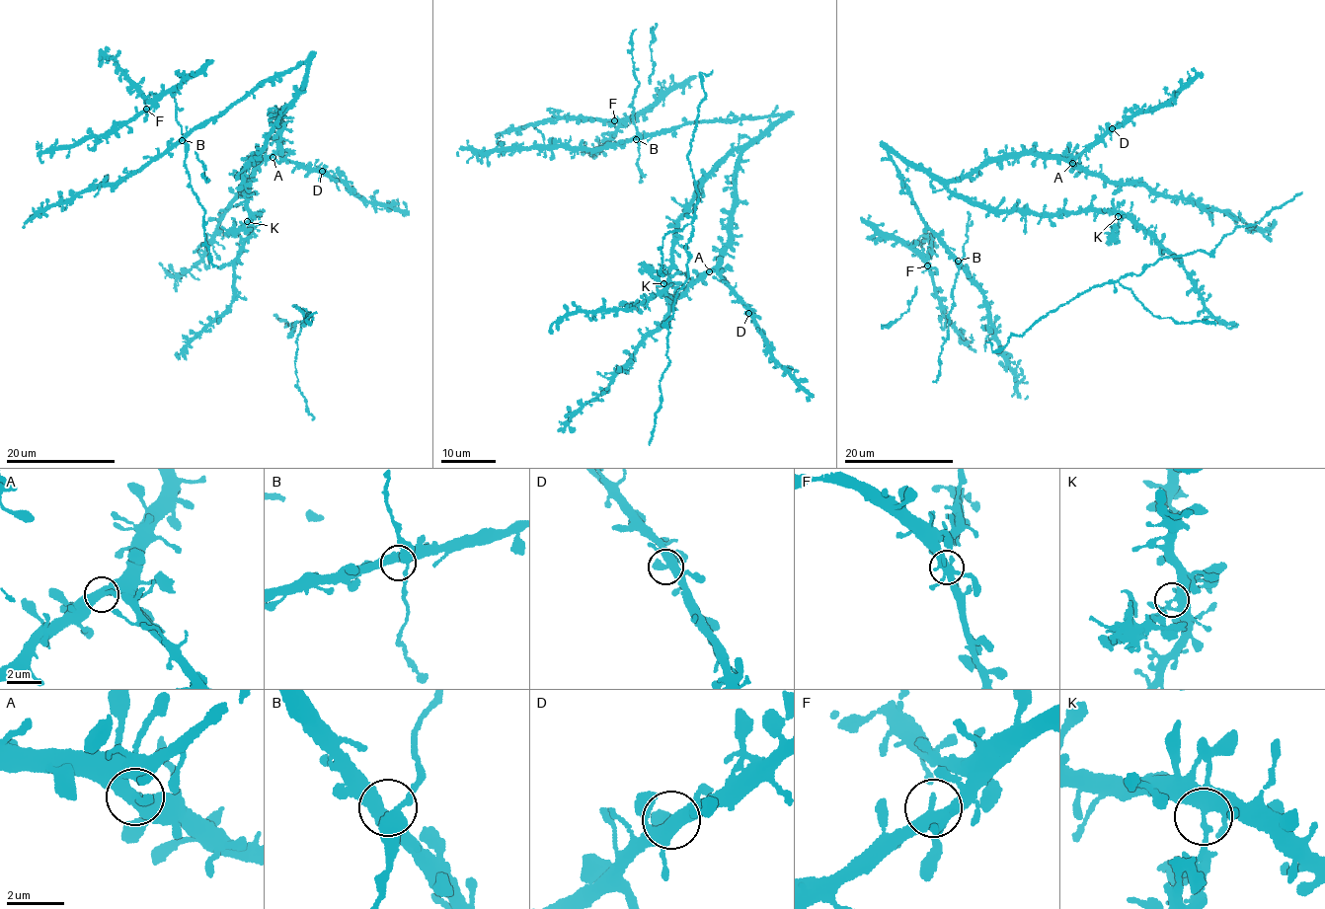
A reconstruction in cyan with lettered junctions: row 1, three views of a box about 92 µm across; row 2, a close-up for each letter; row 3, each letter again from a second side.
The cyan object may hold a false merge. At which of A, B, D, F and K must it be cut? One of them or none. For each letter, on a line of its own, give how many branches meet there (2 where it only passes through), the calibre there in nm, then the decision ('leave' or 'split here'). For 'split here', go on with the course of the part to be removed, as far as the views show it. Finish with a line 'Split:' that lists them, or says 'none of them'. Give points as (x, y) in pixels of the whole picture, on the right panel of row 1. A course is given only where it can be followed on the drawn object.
A: branches 4; calibre 360 nm; leave
B: branches 3; calibre 380 nm; leave
D: branches 4; calibre 320 nm; leave
F: branches 4; calibre 360 nm; leave
K: branches 5; calibre 340 nm; split here; course (1118, 216), (1119, 225), (1107, 243)
Split: K

